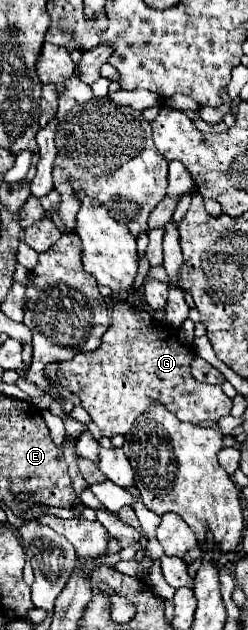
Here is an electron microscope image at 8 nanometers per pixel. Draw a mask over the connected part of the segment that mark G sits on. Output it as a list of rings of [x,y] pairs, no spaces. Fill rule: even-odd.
[[[118,301],[112,309],[112,323],[110,329],[102,337],[102,345],[90,353],[80,353],[78,357],[70,361],[58,363],[58,377],[60,383],[76,393],[82,399],[82,407],[90,413],[94,423],[100,427],[104,437],[112,435],[126,435],[134,419],[150,407],[152,401],[164,403],[166,409],[170,409],[180,421],[188,423],[202,423],[202,421],[216,421],[220,417],[230,415],[232,399],[224,395],[220,385],[204,385],[196,383],[190,373],[190,363],[196,357],[194,349],[190,351],[186,345],[182,345],[172,331],[168,331],[164,325],[156,323],[150,313],[144,313],[144,321],[134,319],[132,305],[126,301]]]

